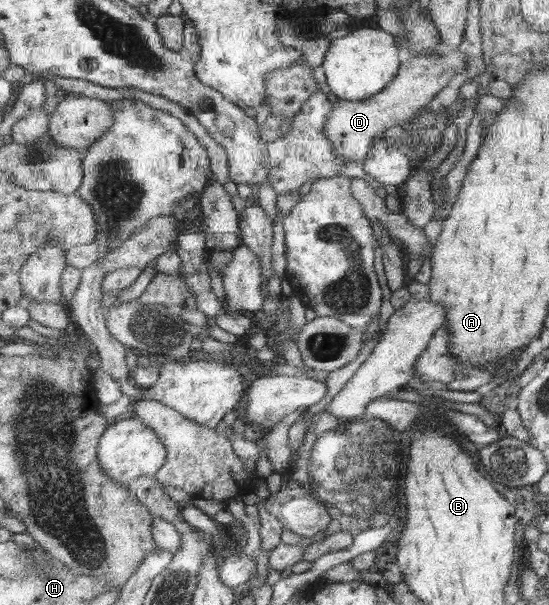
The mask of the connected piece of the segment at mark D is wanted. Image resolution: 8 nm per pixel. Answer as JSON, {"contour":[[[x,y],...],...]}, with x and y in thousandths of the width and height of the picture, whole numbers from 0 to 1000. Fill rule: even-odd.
{"contour":[[[836,83],[825,89],[738,93],[738,101],[721,124],[696,152],[661,167],[621,164],[608,169],[608,180],[594,200],[594,228],[605,235],[605,256],[627,258],[630,264],[656,269],[679,243],[687,225],[703,218],[710,208],[741,203],[765,185],[770,175],[783,172],[787,162],[816,142],[831,122],[849,117],[847,98]]]}

